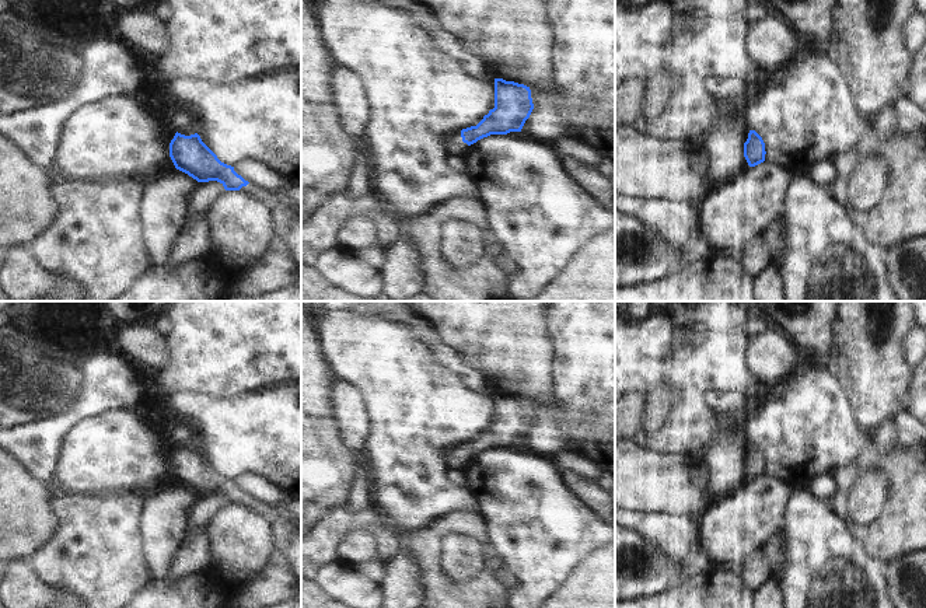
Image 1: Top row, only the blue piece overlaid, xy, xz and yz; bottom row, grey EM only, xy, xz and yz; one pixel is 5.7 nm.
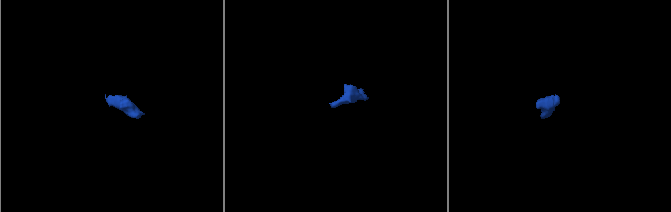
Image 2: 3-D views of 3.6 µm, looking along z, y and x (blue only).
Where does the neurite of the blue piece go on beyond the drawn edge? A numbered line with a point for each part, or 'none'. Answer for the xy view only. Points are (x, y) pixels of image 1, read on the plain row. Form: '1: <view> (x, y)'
1: xy (250, 503)

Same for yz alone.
none

